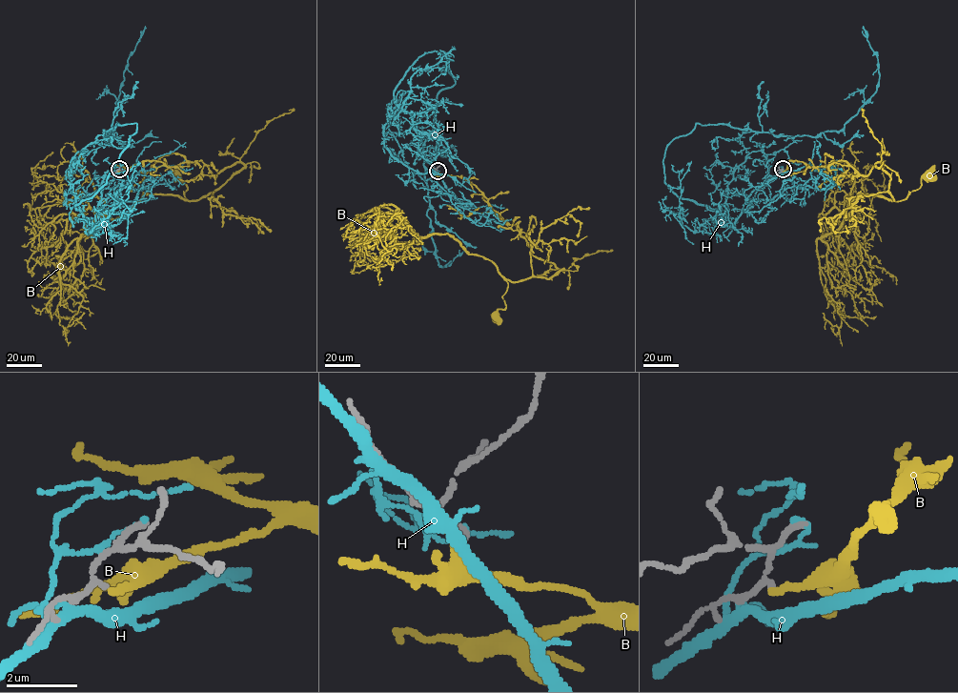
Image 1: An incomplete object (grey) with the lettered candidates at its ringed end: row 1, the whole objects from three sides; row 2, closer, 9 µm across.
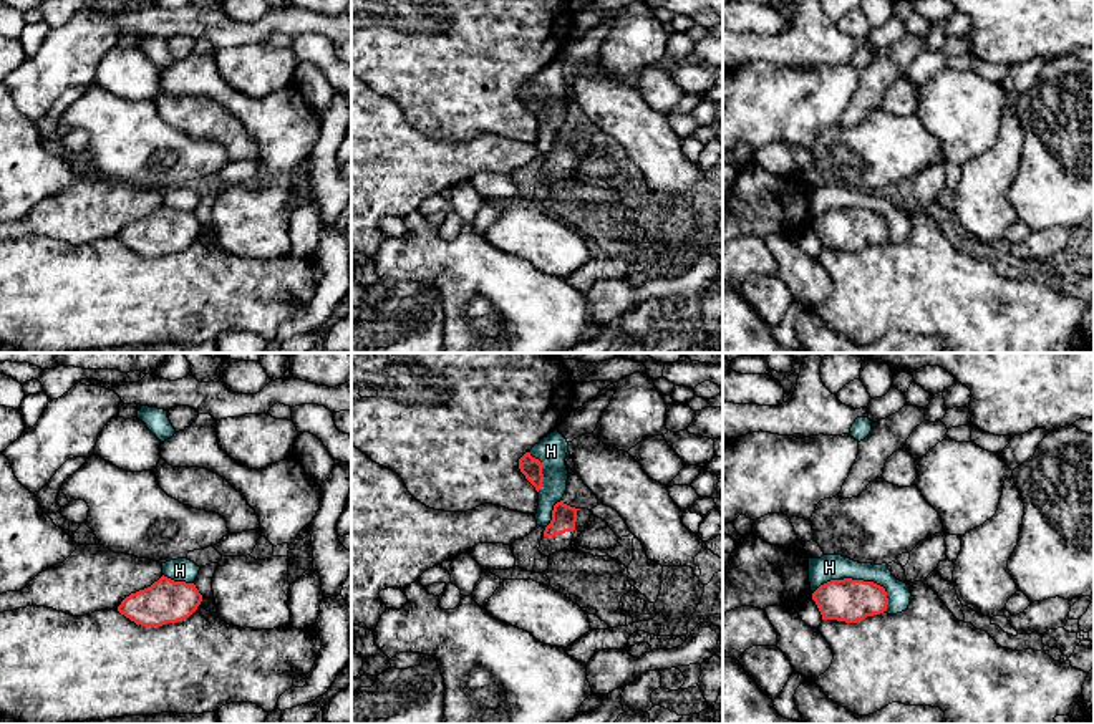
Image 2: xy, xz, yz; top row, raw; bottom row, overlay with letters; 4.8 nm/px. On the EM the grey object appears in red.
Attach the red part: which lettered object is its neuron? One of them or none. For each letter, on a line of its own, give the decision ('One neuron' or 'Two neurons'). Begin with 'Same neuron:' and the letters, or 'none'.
Same neuron: none
B: Two neurons
H: Two neurons

